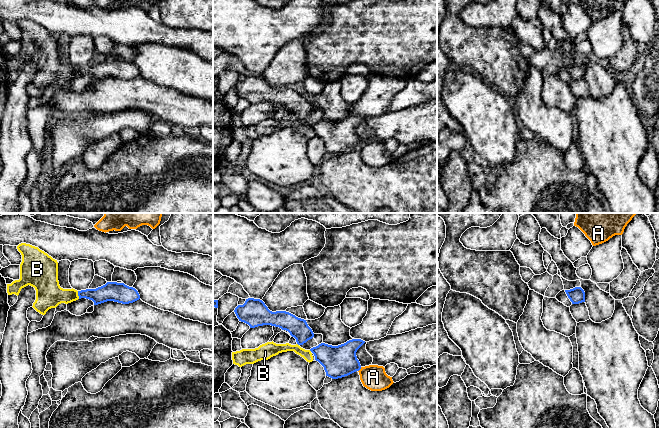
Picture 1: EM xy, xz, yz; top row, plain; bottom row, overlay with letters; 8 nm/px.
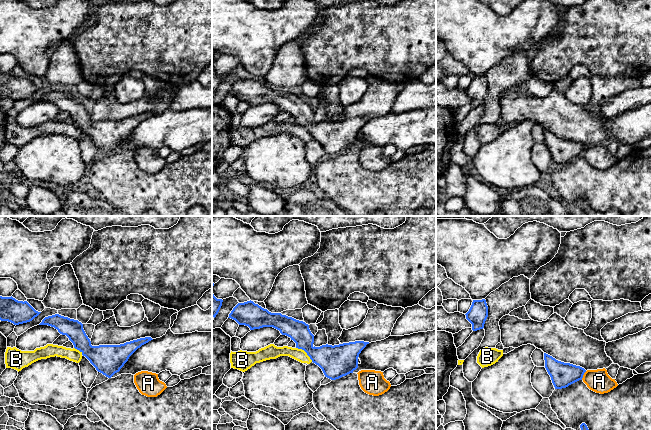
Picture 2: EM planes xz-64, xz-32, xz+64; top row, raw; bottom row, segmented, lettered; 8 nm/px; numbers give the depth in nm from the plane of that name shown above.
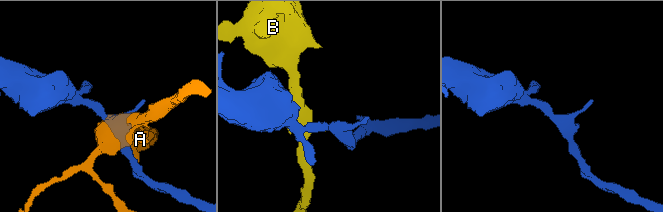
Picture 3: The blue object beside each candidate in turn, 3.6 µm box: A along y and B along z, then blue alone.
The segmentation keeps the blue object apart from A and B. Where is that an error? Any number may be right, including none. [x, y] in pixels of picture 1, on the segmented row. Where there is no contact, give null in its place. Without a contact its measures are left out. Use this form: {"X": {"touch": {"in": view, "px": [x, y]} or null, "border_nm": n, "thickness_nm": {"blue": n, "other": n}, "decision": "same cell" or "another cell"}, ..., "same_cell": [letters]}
{"A": {"touch": {"in": "xz", "px": [360, 368]}, "border_nm": 50, "thickness_nm": {"blue": 260, "other": 200}, "decision": "another cell"}, "B": {"touch": {"in": "xy", "px": [78, 295]}, "border_nm": 70, "thickness_nm": {"blue": 140, "other": 220}, "decision": "another cell"}, "same_cell": []}

